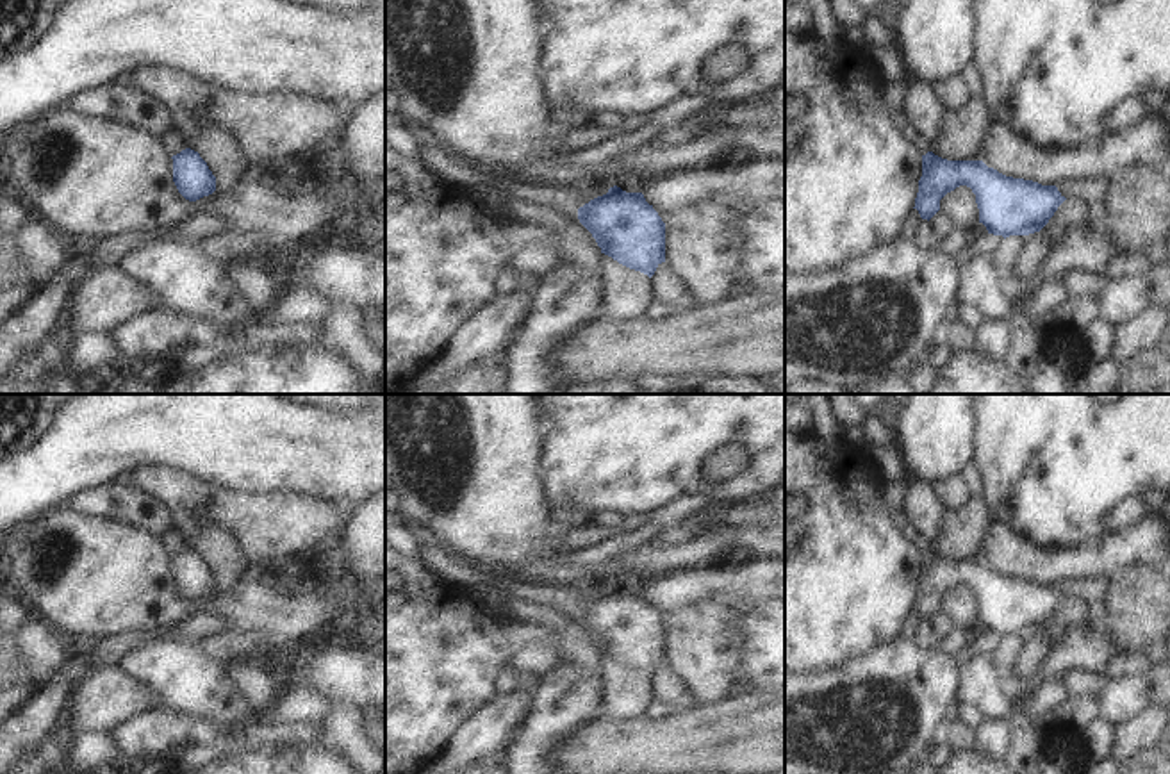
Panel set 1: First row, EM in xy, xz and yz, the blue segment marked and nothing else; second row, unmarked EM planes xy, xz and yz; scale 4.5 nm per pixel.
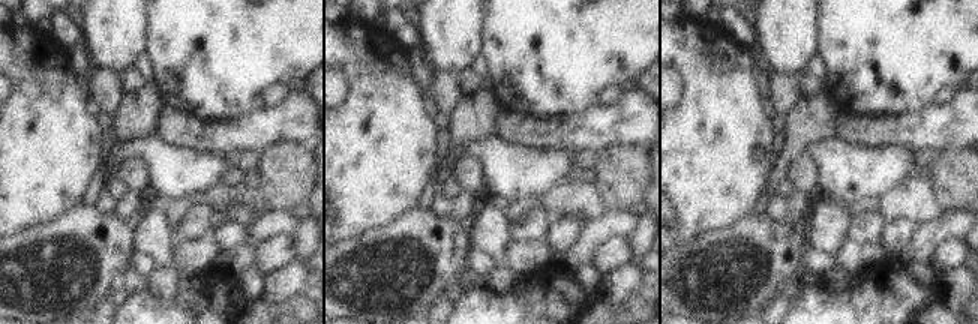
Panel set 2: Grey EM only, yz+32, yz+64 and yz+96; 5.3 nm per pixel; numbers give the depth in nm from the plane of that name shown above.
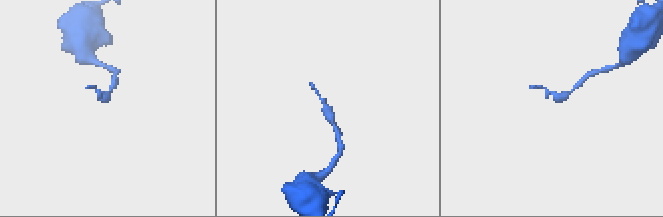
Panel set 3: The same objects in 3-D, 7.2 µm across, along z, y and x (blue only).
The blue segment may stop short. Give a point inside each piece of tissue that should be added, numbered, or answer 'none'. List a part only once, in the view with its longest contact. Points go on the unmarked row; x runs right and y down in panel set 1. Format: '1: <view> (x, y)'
none

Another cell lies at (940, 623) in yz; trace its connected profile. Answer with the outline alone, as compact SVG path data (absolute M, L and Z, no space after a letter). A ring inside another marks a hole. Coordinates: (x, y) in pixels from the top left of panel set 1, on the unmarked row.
M938 610L931 619L929 619L931 630L940 642L952 631L954 622L945 615L942 610Z

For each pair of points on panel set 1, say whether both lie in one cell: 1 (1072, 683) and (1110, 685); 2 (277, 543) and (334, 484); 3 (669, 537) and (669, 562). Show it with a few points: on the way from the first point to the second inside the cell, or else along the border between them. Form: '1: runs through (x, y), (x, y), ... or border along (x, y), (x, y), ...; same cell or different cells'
1: runs through (1081, 683), (1101, 685); same cell
2: border along (280, 491), (341, 500), (348, 505); different cells
3: border along (703, 532), (676, 544), (657, 544), (651, 539); different cells

